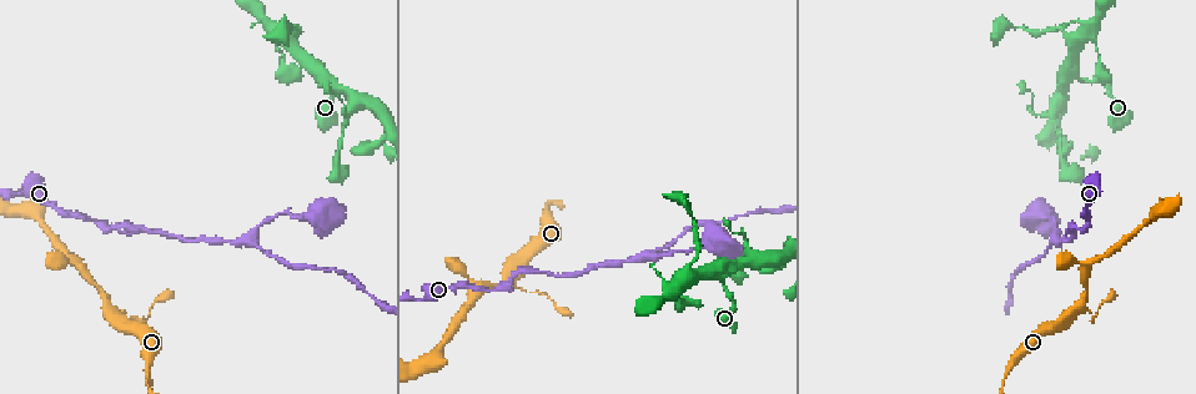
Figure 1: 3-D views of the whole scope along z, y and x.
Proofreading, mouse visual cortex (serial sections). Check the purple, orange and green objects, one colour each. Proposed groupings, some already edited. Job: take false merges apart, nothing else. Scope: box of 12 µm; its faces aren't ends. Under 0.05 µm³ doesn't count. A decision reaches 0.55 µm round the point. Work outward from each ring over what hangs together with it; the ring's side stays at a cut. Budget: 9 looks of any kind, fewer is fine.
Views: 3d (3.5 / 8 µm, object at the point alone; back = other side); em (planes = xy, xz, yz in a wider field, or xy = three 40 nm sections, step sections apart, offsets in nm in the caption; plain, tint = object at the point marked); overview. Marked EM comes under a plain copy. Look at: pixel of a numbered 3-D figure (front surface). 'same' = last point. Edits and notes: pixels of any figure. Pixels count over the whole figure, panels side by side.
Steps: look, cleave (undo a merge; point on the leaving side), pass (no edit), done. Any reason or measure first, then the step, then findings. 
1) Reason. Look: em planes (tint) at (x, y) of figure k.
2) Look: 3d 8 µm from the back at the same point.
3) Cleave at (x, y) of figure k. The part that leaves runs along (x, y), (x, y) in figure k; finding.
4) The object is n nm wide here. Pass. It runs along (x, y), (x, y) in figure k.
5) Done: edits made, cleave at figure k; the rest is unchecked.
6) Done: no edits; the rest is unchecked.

Thin arm on a thick one. Look: 3d 3.5 µm at (1075, 309) of figure 1.

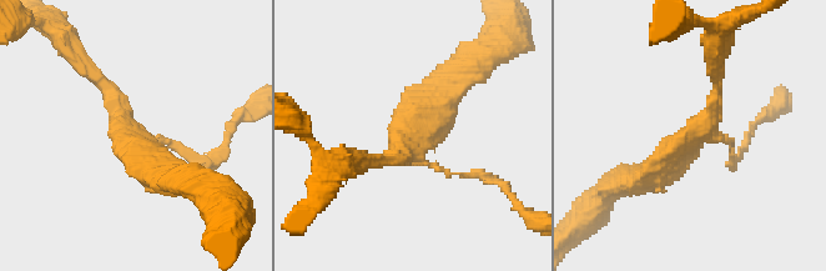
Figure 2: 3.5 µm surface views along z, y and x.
Look: em xy step 1 (tint) at (699, 132) of figure 2.

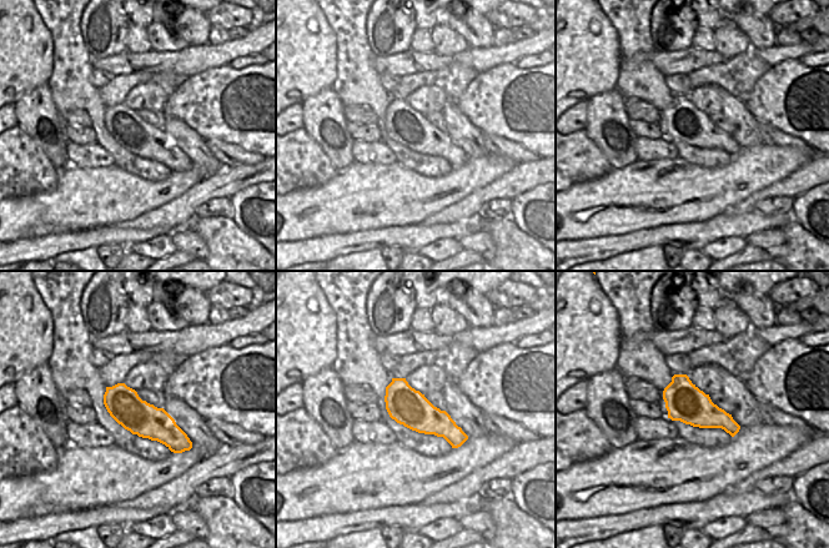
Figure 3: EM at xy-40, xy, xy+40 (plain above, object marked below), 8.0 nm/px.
Look: em xy step 3 (tint) at the same point.

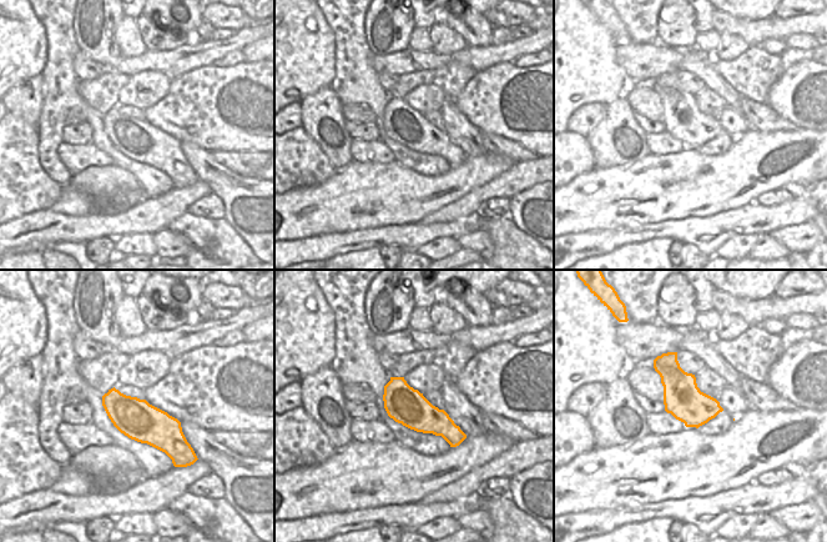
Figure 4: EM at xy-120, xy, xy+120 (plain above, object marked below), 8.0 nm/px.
The object is 300 nm wide here. Pass. It runs along (167, 176), (82, 61) in figure 2; one cell here.

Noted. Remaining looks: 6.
Three arms meet. Look: 3d 3.5 µm at (1054, 241) of figure 1.

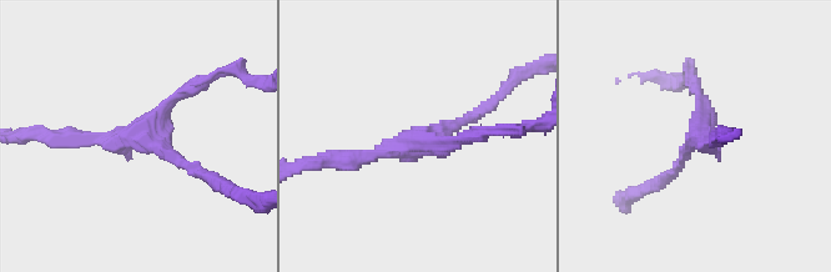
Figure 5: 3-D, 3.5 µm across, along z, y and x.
Look: em planes (tint) at (141, 135) of figure 5.

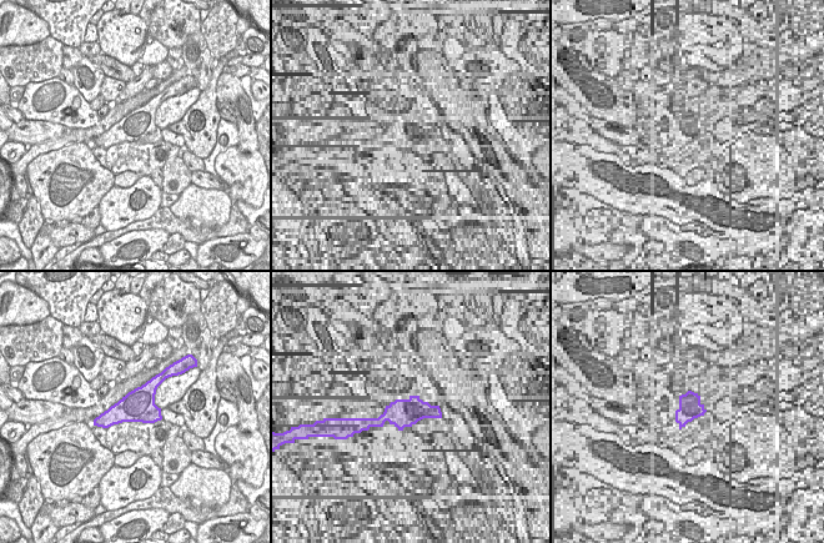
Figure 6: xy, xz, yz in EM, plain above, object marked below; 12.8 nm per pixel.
The arms are 150, 150, 150 nm wide. Pass. It runs along (60, 136), (141, 136), (202, 82) in figure 5; all the same cell.

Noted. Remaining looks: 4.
Thick turns thin. Look: 3d 3.5 µm at (322, 77) of figure 1.

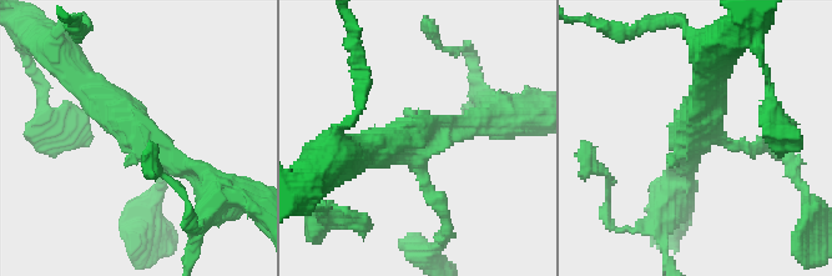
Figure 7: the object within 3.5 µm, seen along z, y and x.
Look: em xy step 5 (tint) at (415, 145) of figure 7.

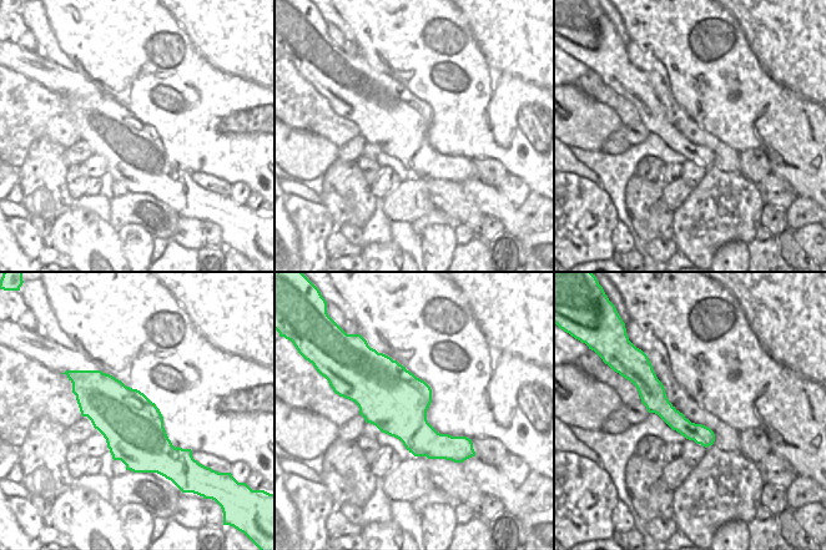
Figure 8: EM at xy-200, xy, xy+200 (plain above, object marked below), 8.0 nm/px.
Pass. It runs along (164, 149), (145, 145), (76, 76) in figure 7; all the same cell.

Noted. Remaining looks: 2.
Abrupt turn. Look: 3d 3.5 µm at (303, 219) of figure 1.

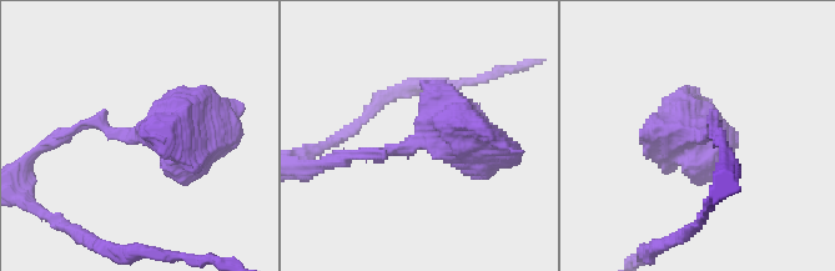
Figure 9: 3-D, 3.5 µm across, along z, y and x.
The arms are 100, 700 nm wide. Look: em planes (tint) at (411, 145) of figure 9.

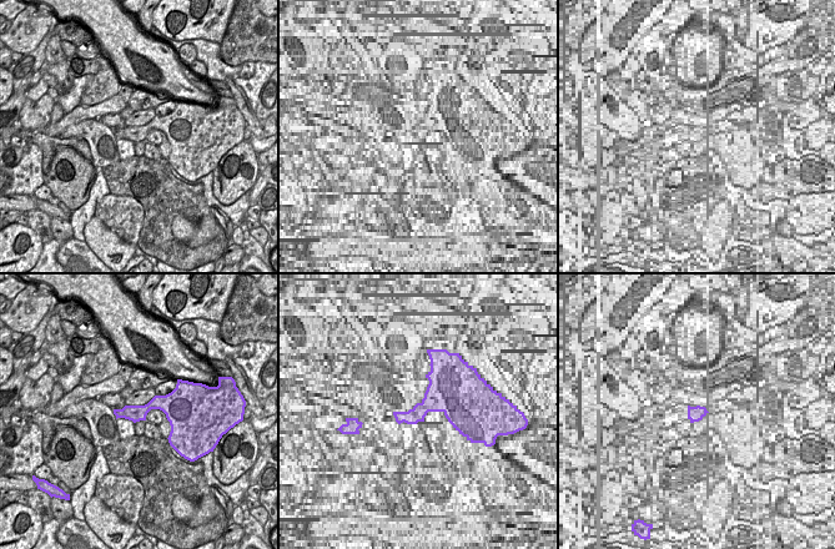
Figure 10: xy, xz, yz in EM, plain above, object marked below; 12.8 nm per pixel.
The object is 220 nm wide here. Pass. It runs along (179, 409), (151, 404), (117, 412) in figure 10; continuous, no second cell.

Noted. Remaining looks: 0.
Done: no edits; the rest is unchecked.

